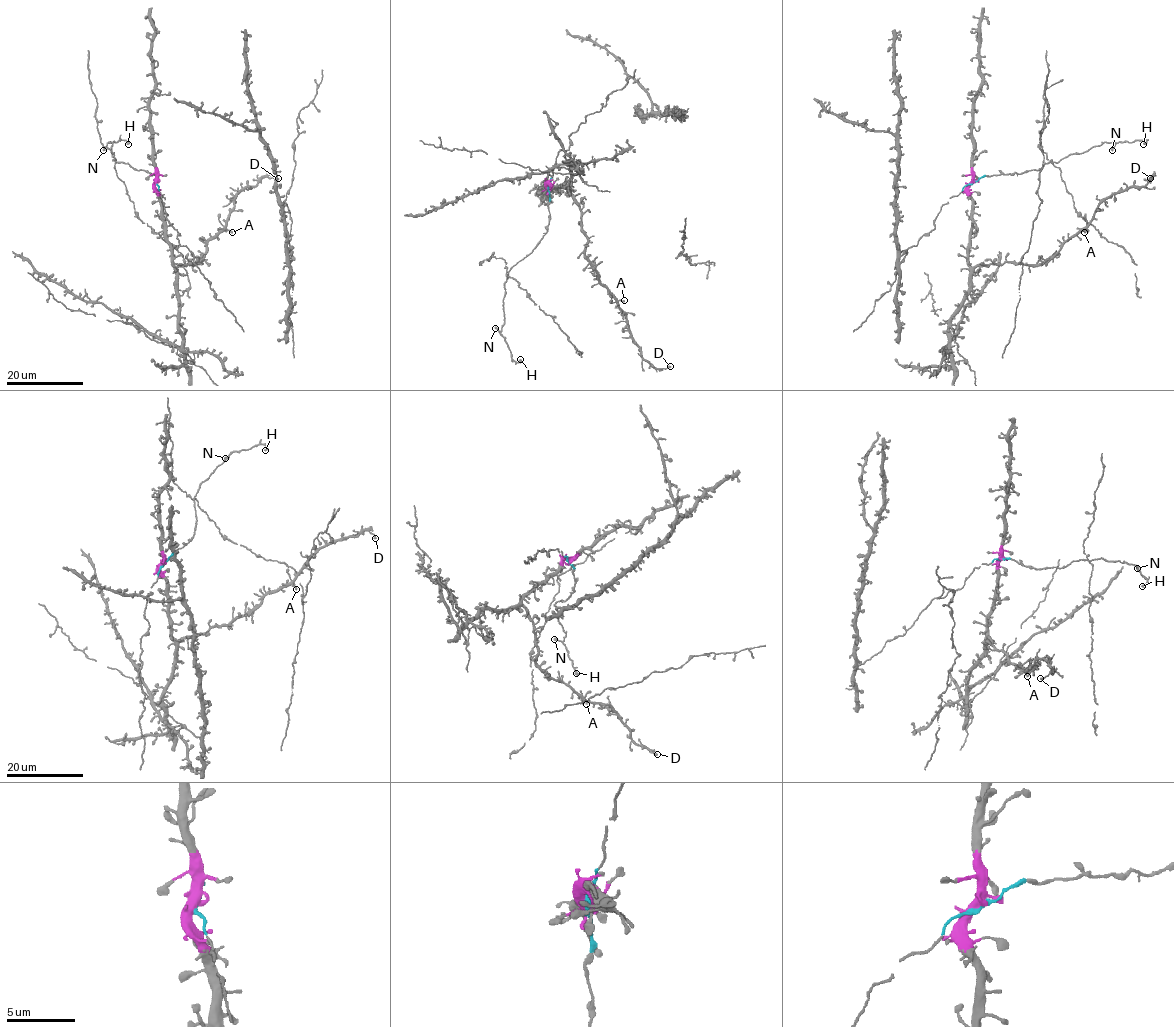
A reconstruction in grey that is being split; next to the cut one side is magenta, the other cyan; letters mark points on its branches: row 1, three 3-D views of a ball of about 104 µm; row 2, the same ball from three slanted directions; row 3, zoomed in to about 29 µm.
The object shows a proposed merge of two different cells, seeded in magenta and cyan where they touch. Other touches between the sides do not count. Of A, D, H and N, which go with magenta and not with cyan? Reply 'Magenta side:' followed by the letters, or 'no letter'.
Magenta side: A, D

